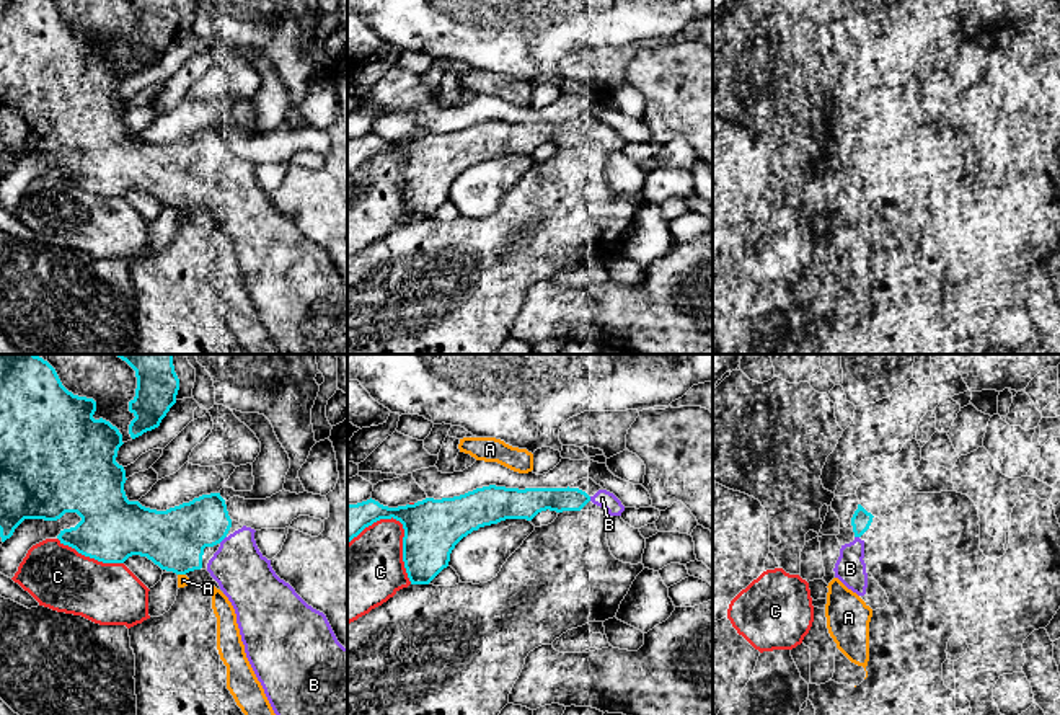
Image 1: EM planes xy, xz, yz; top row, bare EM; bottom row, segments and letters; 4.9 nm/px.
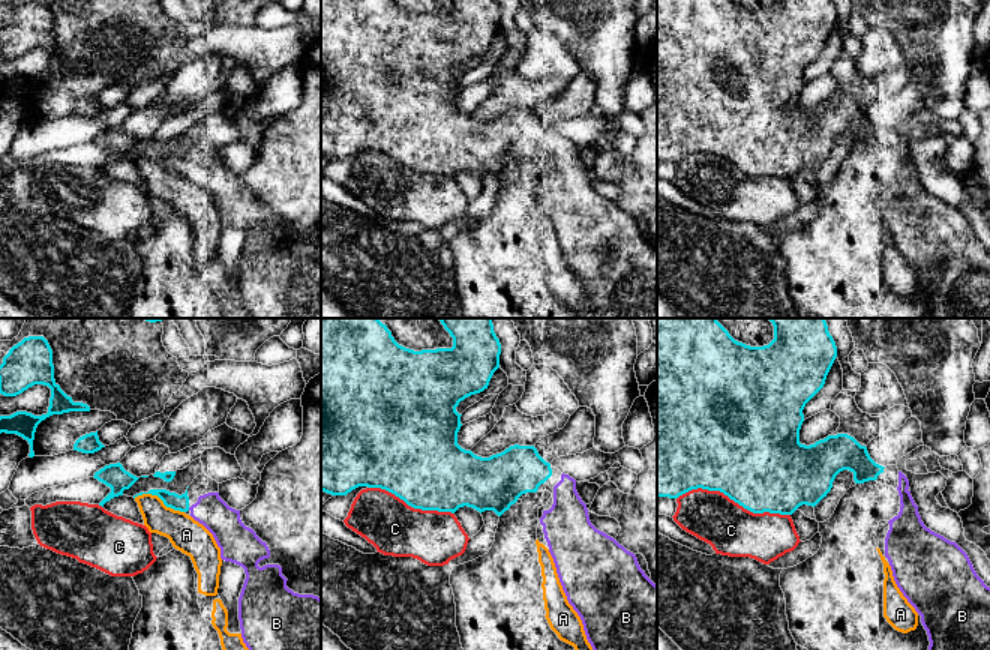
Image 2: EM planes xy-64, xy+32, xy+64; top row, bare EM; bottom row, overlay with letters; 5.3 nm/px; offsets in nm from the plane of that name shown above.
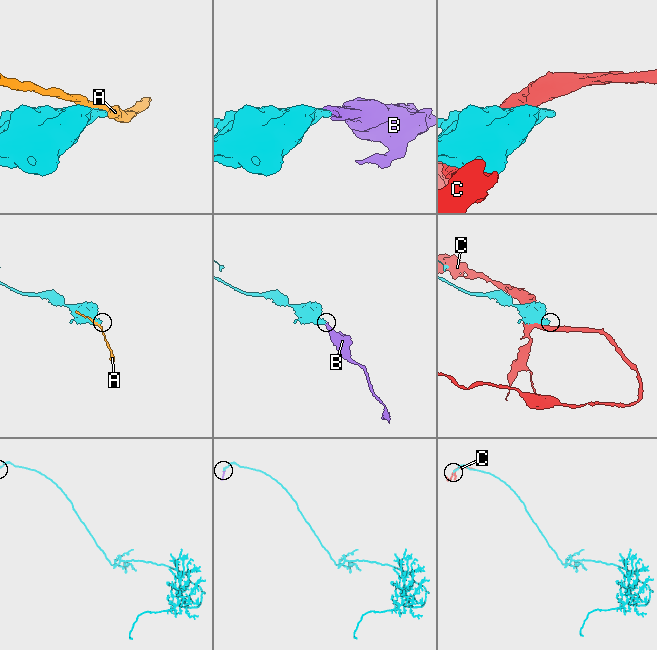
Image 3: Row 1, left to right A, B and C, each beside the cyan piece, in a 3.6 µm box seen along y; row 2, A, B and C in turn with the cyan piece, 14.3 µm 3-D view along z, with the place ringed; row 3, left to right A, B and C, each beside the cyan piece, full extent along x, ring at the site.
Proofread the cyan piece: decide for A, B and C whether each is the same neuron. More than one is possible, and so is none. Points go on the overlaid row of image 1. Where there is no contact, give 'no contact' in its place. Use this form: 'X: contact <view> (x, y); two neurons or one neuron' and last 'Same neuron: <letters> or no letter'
A: contact xy (181, 573); two neurons
B: contact xy (222, 539); one neuron
C: contact xz (403, 528); two neurons
Same neuron: B

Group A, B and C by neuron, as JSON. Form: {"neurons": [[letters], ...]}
{"neurons": [["A"], ["B"], ["C"]]}

